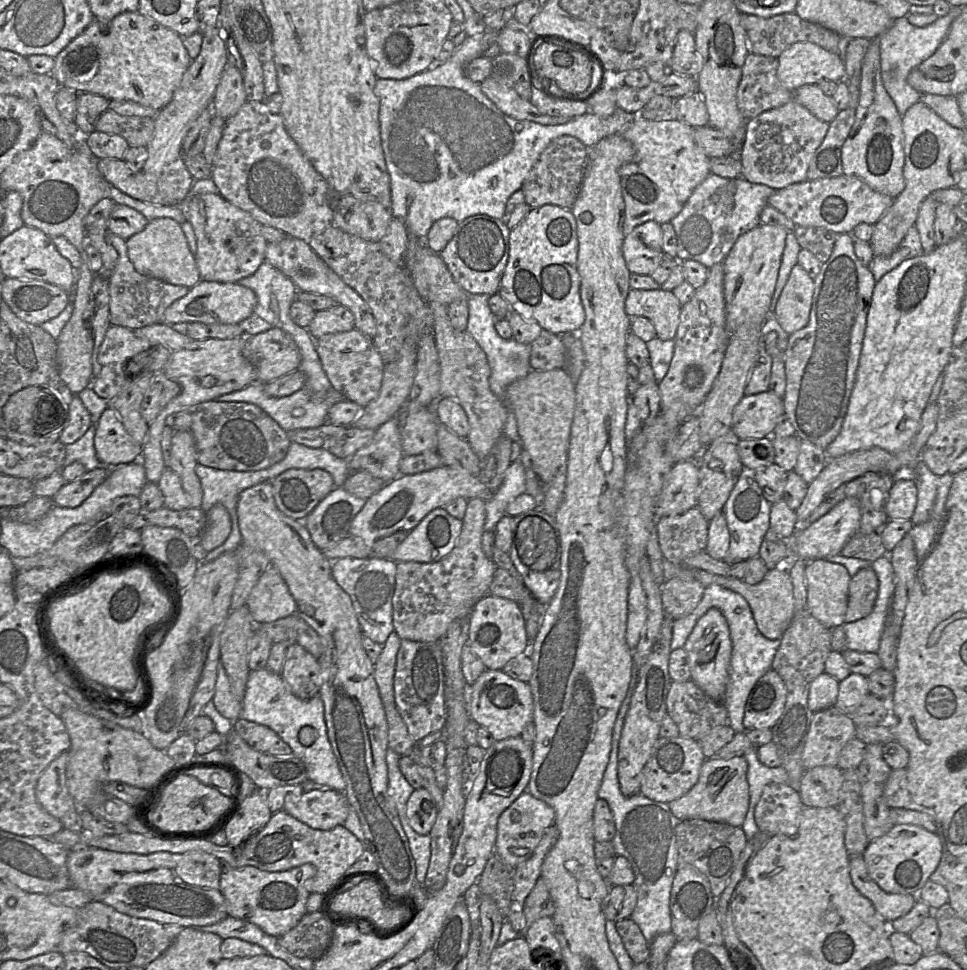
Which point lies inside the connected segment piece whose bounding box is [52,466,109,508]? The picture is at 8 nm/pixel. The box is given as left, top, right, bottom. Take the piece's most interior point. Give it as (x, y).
(72, 494)

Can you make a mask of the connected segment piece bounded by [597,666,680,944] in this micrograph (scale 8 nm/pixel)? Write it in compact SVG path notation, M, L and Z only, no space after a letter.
M633 666L629 688L613 726L609 761L597 796L607 802L613 816L616 833L612 839L612 844L615 854L629 861L635 875L632 886L637 894L637 902L629 918L638 925L644 938L650 944L657 935L671 931L670 894L678 869L674 829L680 820L673 816L667 803L653 801L641 793L624 796L619 787L617 776L618 745L631 696L637 683L637 675L638 670Z

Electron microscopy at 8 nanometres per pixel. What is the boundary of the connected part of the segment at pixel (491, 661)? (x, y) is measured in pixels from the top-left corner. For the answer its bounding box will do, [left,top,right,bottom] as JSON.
[467,593,528,670]

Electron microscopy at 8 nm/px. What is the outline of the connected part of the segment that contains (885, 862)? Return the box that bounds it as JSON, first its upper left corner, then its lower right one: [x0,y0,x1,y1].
[863,824,942,896]

